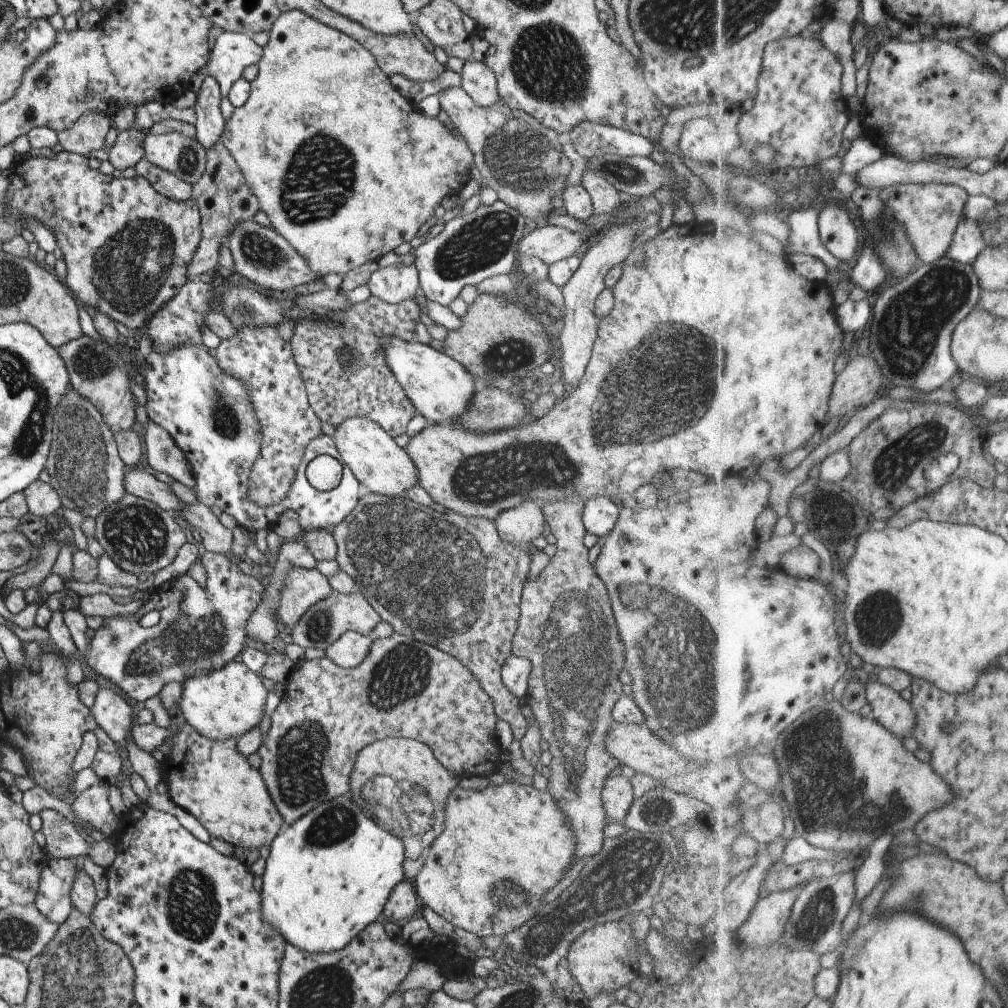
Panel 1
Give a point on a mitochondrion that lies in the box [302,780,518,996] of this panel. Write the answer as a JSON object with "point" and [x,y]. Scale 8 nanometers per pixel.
{"point":[334,824]}

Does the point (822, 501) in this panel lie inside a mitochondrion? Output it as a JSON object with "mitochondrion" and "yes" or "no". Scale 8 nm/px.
{"mitochondrion":"no"}

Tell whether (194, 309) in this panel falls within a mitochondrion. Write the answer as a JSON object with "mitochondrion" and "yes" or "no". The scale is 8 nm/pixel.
{"mitochondrion":"no"}

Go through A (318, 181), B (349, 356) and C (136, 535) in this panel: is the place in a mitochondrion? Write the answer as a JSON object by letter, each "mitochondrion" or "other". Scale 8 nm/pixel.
{"A":"mitochondrion","B":"mitochondrion","C":"mitochondrion"}

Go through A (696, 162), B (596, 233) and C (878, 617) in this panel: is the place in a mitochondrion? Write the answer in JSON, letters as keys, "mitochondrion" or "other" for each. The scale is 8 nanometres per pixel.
{"A":"other","B":"other","C":"mitochondrion"}

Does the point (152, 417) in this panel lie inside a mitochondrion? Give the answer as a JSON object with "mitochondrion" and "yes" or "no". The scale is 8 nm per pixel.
{"mitochondrion":"no"}

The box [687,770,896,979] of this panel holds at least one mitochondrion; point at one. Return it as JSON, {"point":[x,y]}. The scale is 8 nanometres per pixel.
{"point":[817,918]}

